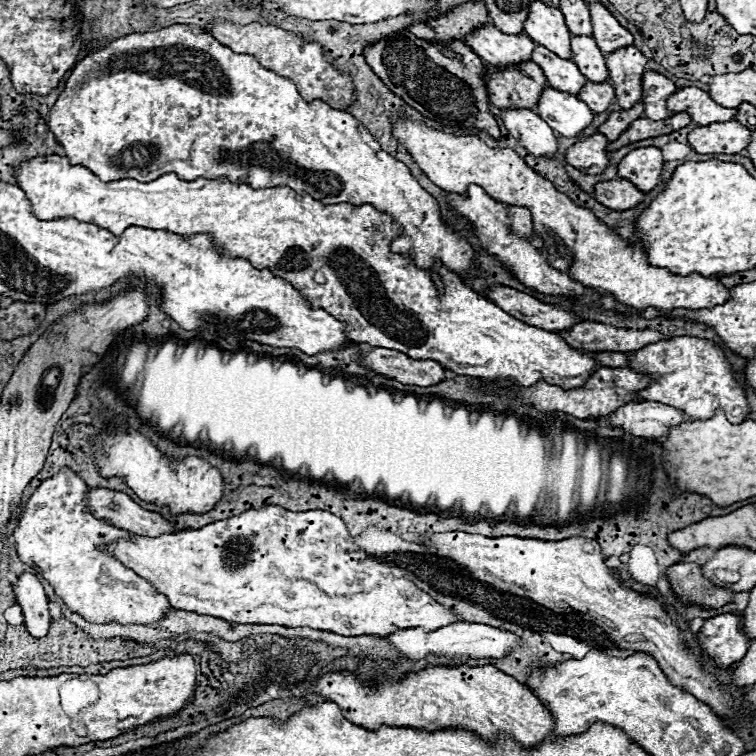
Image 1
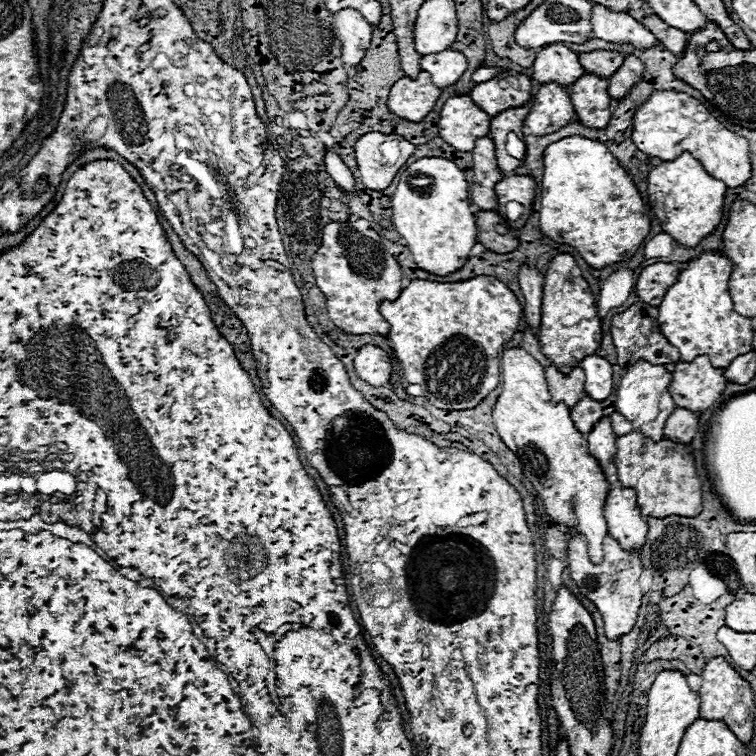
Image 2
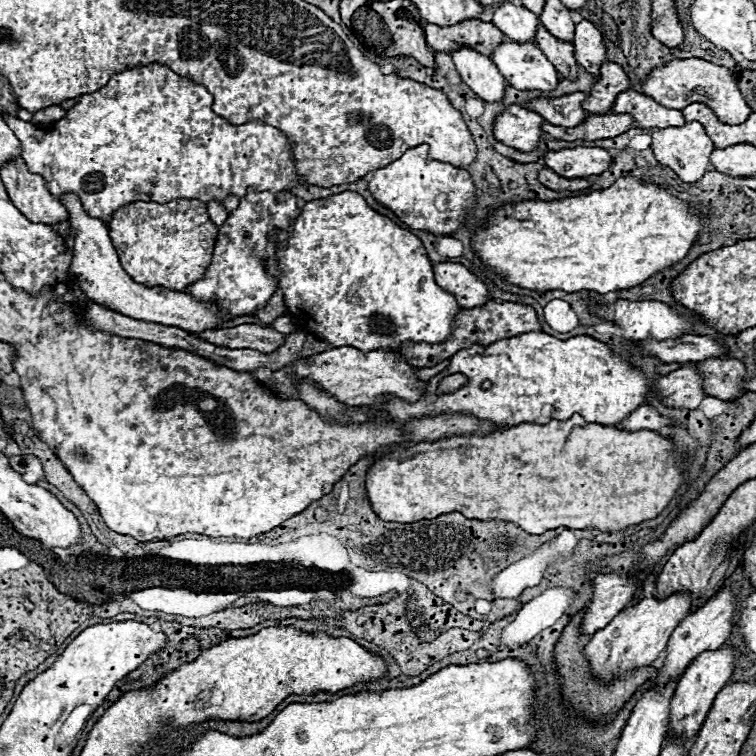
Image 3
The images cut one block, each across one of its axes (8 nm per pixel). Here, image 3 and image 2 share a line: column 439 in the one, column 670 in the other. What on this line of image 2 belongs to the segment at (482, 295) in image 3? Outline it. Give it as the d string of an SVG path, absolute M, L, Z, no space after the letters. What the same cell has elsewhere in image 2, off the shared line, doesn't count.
M656 262L652 266L646 266L636 280L636 296L650 306L658 306L668 286L674 284L676 276L678 276L676 264Z

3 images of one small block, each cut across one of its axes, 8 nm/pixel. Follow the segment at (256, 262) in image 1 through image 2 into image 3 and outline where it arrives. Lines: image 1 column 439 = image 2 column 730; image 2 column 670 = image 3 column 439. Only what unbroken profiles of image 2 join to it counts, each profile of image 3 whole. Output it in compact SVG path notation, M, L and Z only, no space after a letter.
M340 192L310 200L304 204L300 216L296 216L292 232L276 228L270 236L276 244L284 242L284 246L276 248L274 256L290 318L300 330L316 334L332 348L354 346L360 352L370 352L376 348L398 348L404 342L442 344L452 338L460 306L454 294L436 284L426 248L410 230L372 210L358 192Z

